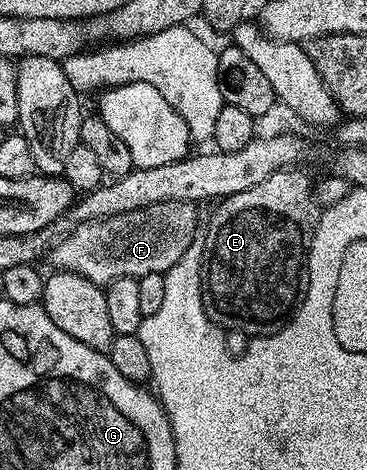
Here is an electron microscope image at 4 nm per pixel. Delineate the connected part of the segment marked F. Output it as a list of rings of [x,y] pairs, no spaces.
[[[188,200],[153,204],[123,216],[107,216],[104,220],[86,220],[69,229],[70,236],[57,241],[48,253],[50,268],[88,278],[93,284],[108,285],[125,276],[166,273],[195,243],[198,212]]]

